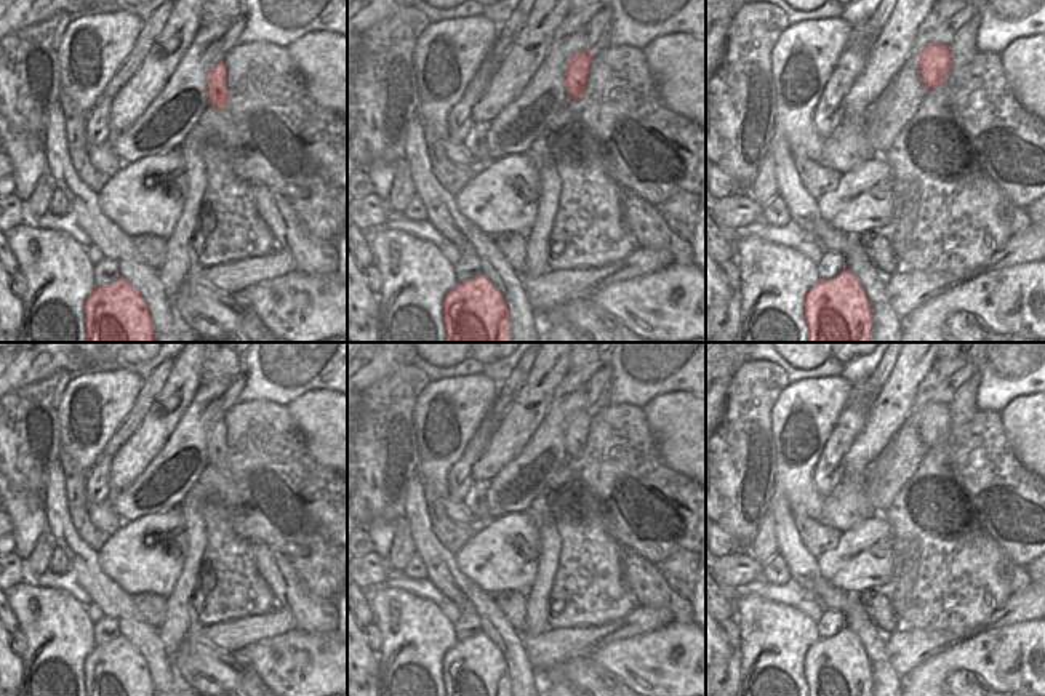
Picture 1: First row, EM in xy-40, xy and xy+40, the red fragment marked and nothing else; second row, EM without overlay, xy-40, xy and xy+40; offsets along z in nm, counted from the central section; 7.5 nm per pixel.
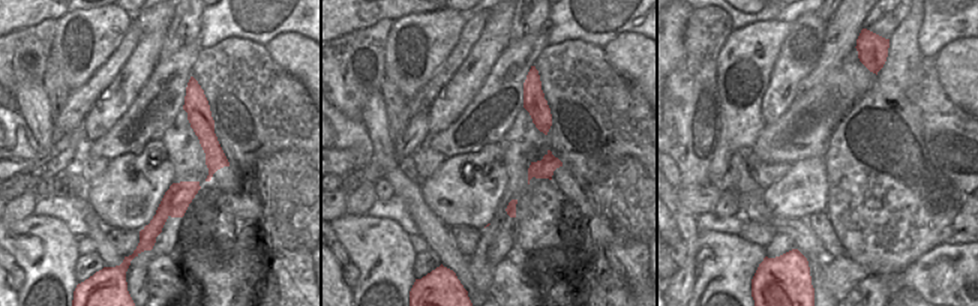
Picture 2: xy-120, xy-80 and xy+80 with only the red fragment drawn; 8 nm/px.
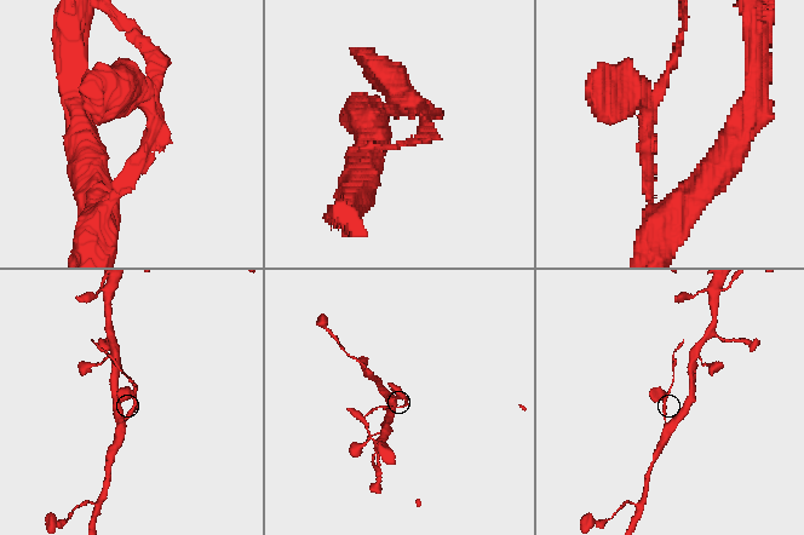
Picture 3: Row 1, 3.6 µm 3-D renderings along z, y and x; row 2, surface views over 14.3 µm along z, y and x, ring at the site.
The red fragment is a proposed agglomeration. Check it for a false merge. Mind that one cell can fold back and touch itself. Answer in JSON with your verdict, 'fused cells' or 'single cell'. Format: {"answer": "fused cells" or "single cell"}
{"answer": "fused cells"}

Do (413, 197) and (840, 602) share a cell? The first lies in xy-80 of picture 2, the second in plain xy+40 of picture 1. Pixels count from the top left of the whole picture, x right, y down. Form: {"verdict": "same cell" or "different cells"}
{"verdict": "same cell"}

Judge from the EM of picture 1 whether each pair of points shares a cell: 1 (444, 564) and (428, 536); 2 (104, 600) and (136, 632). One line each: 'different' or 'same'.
1: same
2: same

